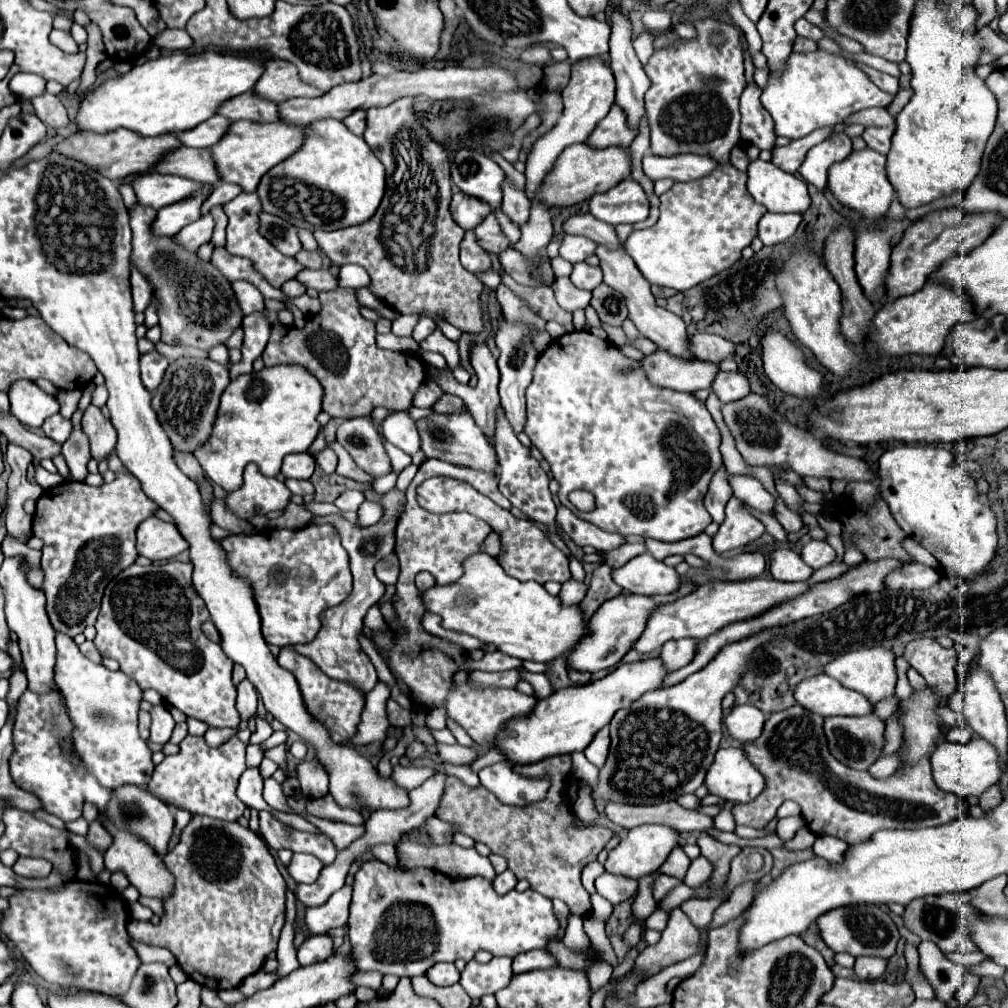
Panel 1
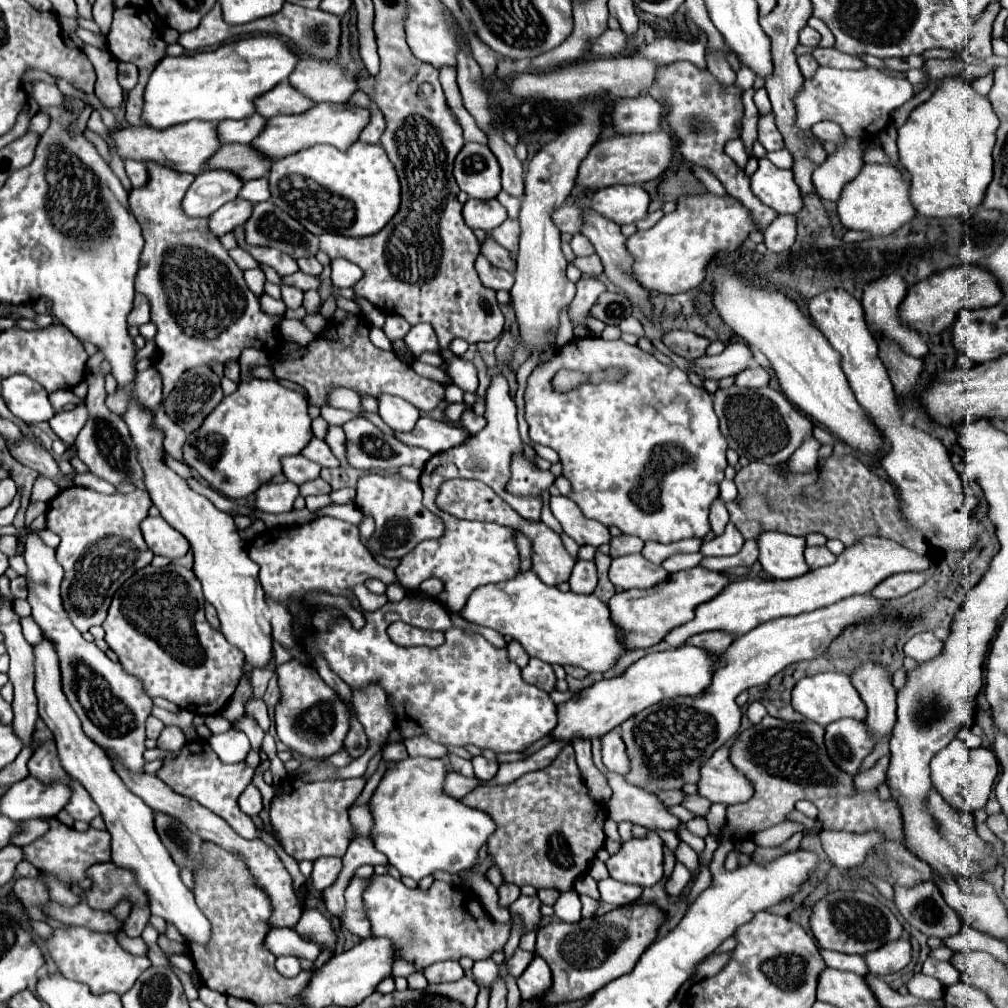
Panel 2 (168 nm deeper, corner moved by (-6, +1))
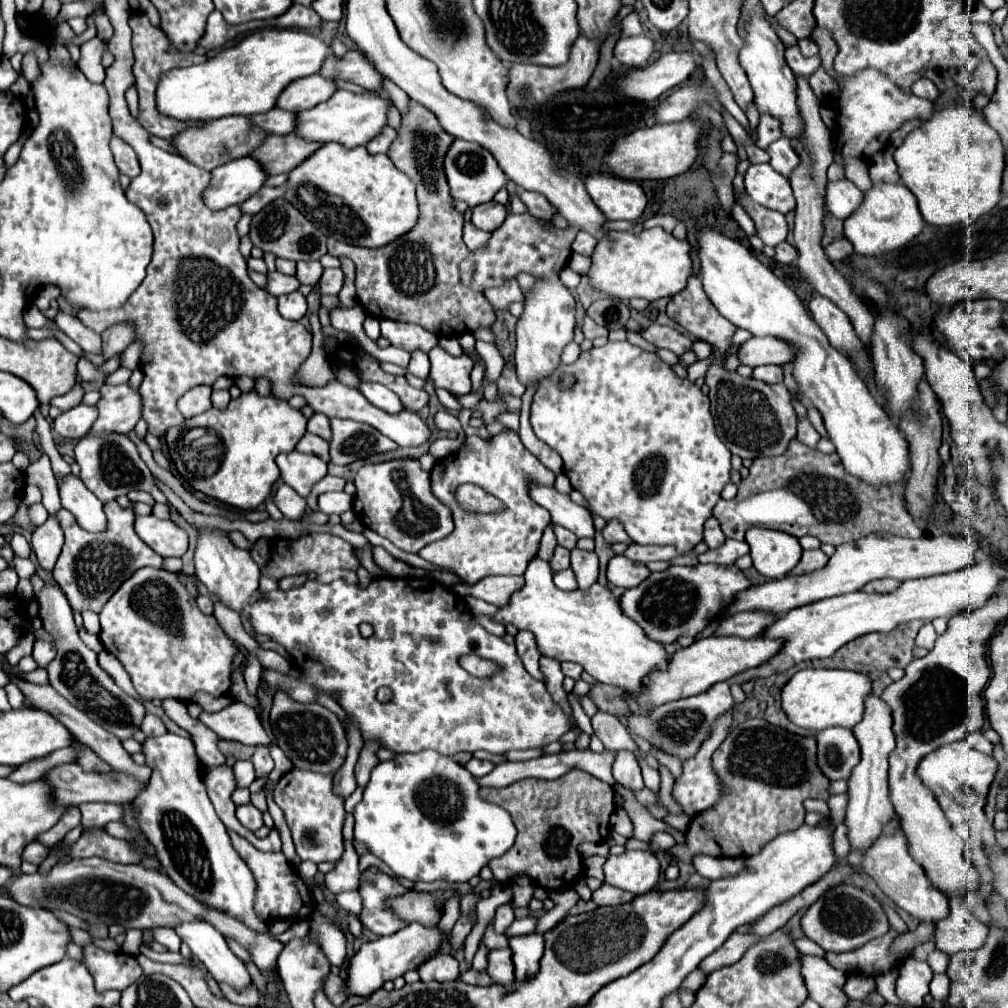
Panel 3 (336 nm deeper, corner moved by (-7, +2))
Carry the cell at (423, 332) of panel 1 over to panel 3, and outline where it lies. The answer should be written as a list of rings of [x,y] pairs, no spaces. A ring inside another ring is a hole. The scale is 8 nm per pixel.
[[[381,320],[381,334],[397,348],[403,348],[407,352],[423,350],[429,352],[433,346],[439,344],[439,338],[435,338],[433,332],[423,330],[417,324],[403,324],[397,320]]]

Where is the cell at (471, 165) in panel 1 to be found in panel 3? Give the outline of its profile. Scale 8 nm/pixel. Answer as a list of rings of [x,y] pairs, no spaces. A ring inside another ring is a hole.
[[[455,140],[451,144],[451,150],[447,152],[447,158],[445,158],[445,174],[451,188],[451,196],[455,200],[465,200],[469,208],[475,208],[477,204],[483,204],[483,202],[491,202],[493,196],[509,182],[509,178],[503,174],[503,170],[499,168],[491,152],[467,140]]]

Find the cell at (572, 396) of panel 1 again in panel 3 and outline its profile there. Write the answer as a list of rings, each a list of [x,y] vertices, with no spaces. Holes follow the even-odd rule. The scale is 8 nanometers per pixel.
[[[607,342],[601,348],[591,348],[587,352],[581,352],[577,362],[573,362],[569,366],[561,364],[539,384],[539,388],[533,396],[533,404],[531,404],[531,426],[533,426],[535,436],[539,440],[543,440],[549,448],[553,448],[563,458],[563,472],[571,480],[571,486],[585,496],[587,510],[591,514],[605,518],[607,522],[619,520],[635,544],[657,544],[657,546],[671,544],[677,550],[683,550],[683,554],[687,554],[703,540],[703,524],[711,516],[715,504],[721,498],[721,490],[729,482],[731,452],[727,450],[727,446],[719,440],[719,436],[715,432],[715,422],[713,422],[713,416],[709,410],[709,398],[701,392],[701,388],[697,384],[689,382],[687,378],[675,376],[675,372],[669,368],[669,364],[665,364],[655,352],[647,352],[629,342]],[[563,372],[569,372],[577,378],[577,382],[571,390],[559,390],[559,386],[557,386],[557,380]]]

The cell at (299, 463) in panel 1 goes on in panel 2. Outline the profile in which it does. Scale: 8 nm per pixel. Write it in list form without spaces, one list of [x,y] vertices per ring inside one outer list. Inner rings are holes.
[[[292,455],[292,457],[282,457],[282,473],[286,475],[288,481],[302,485],[306,481],[312,481],[320,475],[320,465],[306,459],[304,455]]]

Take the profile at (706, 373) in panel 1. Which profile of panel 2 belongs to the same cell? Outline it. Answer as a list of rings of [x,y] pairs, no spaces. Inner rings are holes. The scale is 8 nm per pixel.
[[[732,343],[716,357],[698,357],[692,361],[692,371],[702,379],[722,379],[738,375],[752,365],[752,349],[746,343]]]

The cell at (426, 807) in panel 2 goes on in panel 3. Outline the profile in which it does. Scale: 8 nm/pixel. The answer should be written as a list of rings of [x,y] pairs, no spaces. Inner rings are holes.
[[[423,750],[417,754],[397,754],[393,760],[379,762],[371,780],[365,786],[363,800],[355,806],[355,840],[369,846],[369,850],[383,860],[397,876],[411,882],[469,882],[479,874],[491,858],[505,854],[517,836],[515,824],[507,810],[485,802],[477,794],[479,786],[471,772],[459,766],[451,756],[443,756],[435,750]]]

